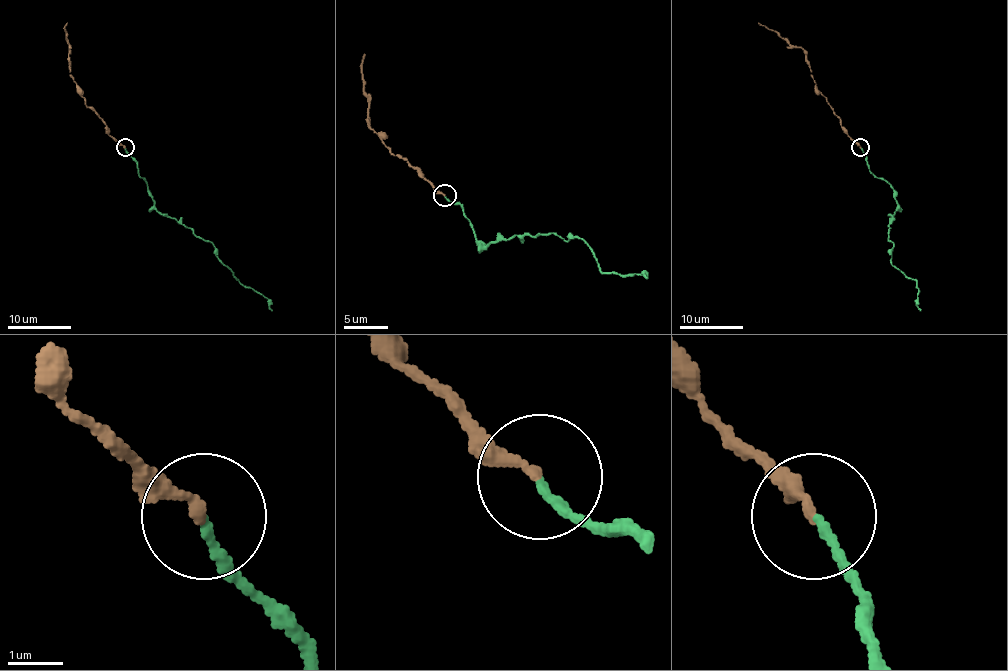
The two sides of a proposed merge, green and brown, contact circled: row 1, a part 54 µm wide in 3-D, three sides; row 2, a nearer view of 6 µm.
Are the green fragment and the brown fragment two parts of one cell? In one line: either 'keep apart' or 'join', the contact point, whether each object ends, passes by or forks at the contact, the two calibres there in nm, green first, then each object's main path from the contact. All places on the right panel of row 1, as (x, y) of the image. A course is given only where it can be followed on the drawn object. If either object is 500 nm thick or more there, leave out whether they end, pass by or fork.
join; at (860, 147); green ends there; brown ends there; 150 nm thick on the green side, 200 nm on the other; green runs (861, 148), (869, 169), (893, 189), (898, 207), (890, 220), (891, 263), (917, 282), (920, 311); brown runs (861, 148), (846, 133), (832, 106), (818, 89), (810, 61), (800, 47), (792, 47), (774, 31), (758, 23)

